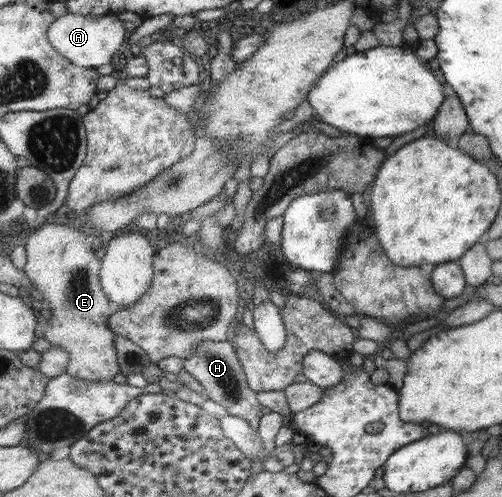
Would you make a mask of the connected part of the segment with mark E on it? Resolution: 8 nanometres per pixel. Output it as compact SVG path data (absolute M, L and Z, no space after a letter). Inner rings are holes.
M46 223L40 225L23 243L27 253L26 265L23 269L27 277L36 285L36 289L44 295L50 307L50 318L43 321L46 330L42 337L52 348L62 349L69 356L65 373L88 382L112 382L120 373L119 357L115 348L115 333L109 329L108 319L117 310L103 290L102 280L98 279L100 259L96 257L90 237L82 233L82 229L72 229L67 224Z

